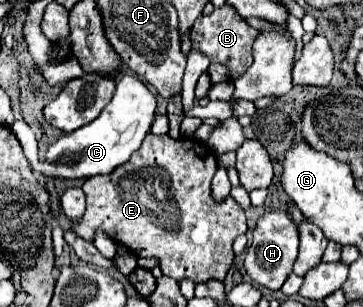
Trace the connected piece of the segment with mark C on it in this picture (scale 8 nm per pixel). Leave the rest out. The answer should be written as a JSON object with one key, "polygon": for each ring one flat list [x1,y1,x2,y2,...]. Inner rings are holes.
{"polygon":[[124,73,116,85,112,101,102,109,100,117,84,125,84,129,76,129,76,133,66,133,58,141,54,141,46,151,46,159,36,163,32,169,42,173,44,177,62,181,108,175,118,165,124,165,136,149,140,149,146,133,152,127,154,111,156,97,136,79,136,75]]}

